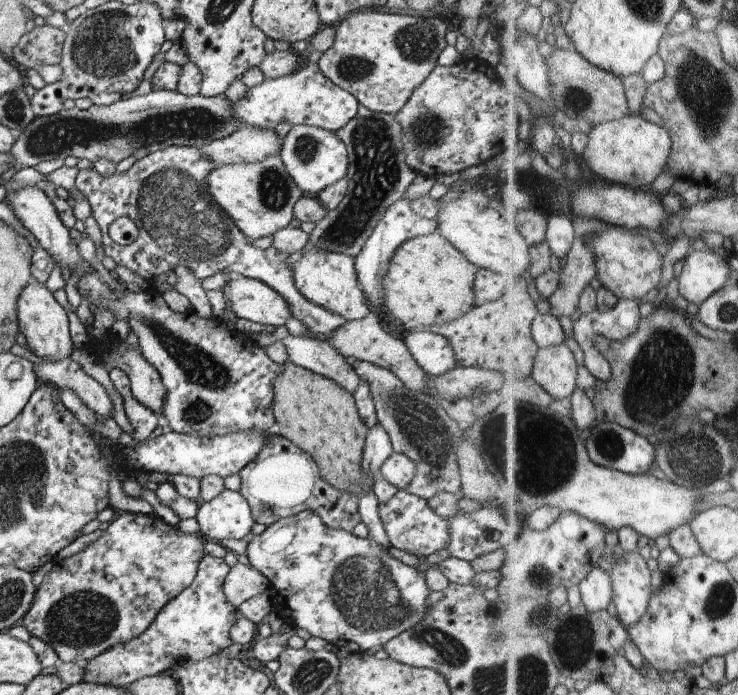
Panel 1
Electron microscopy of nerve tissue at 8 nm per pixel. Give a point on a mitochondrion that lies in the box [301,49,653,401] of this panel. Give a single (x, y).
(376, 159)

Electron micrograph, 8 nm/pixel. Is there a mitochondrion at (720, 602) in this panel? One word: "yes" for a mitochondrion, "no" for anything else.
yes

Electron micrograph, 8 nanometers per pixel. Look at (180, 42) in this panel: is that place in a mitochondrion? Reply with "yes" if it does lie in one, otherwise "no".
no

